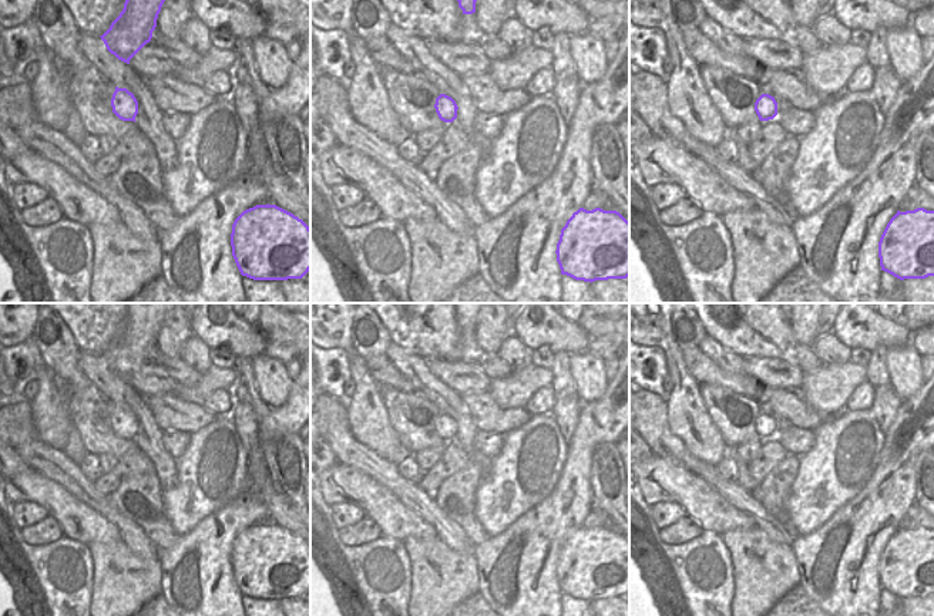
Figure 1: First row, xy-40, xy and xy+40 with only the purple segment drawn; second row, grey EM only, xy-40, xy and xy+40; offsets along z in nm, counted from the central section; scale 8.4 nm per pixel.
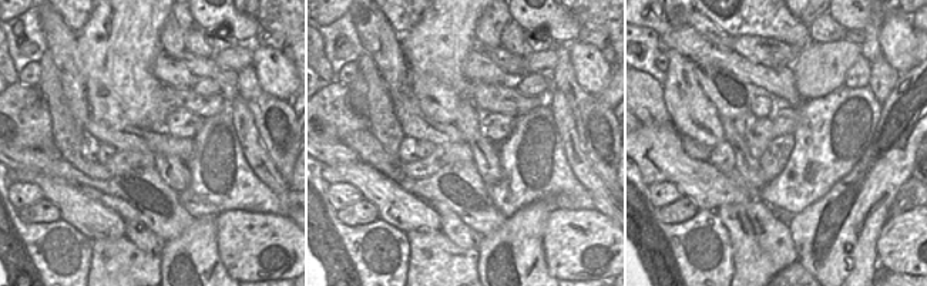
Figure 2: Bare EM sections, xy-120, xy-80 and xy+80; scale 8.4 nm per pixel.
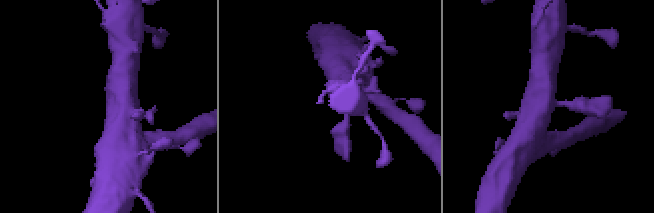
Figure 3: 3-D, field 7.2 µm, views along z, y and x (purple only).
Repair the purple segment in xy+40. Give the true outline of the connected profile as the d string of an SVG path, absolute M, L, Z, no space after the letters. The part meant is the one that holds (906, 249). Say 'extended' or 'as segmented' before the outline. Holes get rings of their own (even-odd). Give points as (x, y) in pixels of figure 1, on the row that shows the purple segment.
as segmented; M897 211L880 238L878 257L881 270L900 280L934 276L934 211Z

